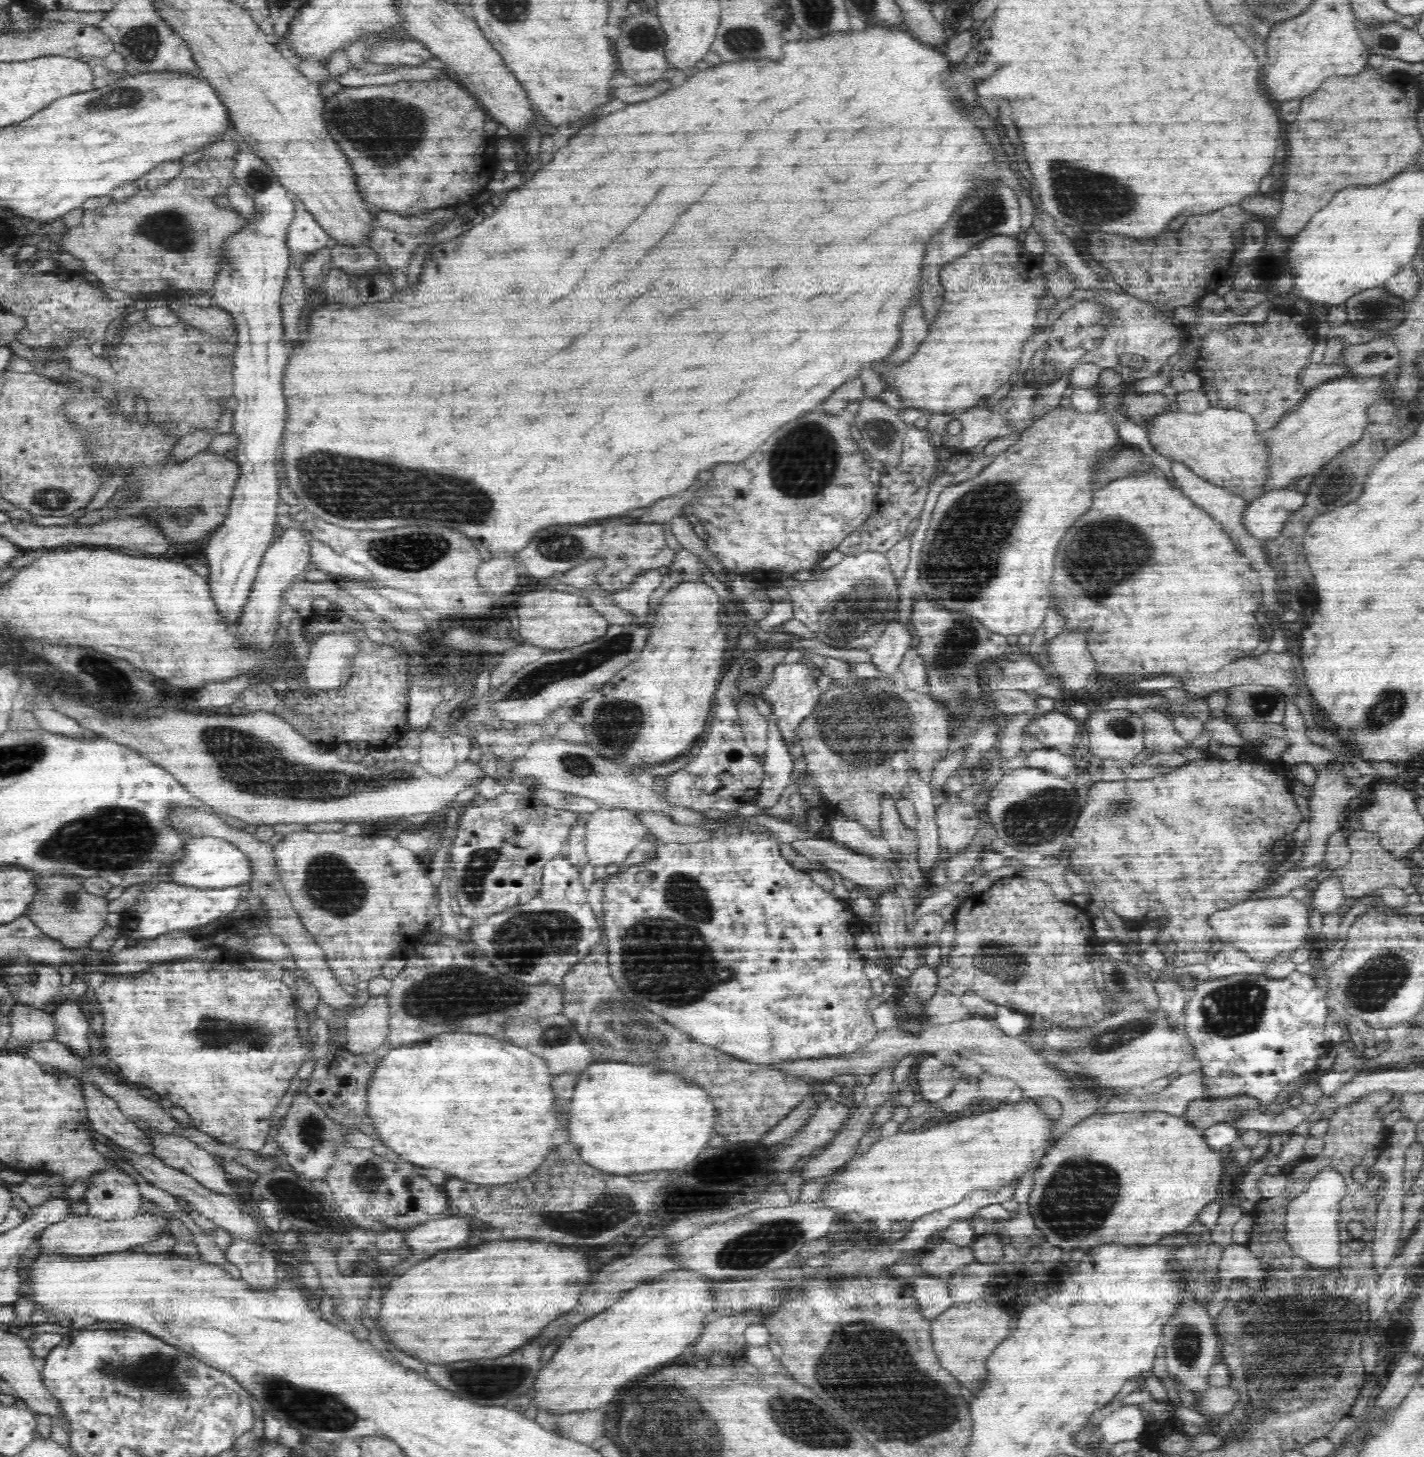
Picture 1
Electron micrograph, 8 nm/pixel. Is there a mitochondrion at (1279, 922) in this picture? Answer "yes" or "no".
yes

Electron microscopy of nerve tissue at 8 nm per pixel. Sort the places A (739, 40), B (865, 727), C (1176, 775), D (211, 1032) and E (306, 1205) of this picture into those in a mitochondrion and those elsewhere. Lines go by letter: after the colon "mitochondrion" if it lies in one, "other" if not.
A: mitochondrion
B: mitochondrion
C: other
D: mitochondrion
E: mitochondrion

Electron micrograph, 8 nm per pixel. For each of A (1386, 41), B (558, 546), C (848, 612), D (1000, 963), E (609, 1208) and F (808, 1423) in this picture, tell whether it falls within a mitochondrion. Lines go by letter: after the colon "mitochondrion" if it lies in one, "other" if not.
A: mitochondrion
B: mitochondrion
C: mitochondrion
D: mitochondrion
E: mitochondrion
F: mitochondrion

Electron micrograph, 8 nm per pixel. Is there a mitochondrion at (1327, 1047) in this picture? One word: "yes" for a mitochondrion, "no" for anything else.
no

